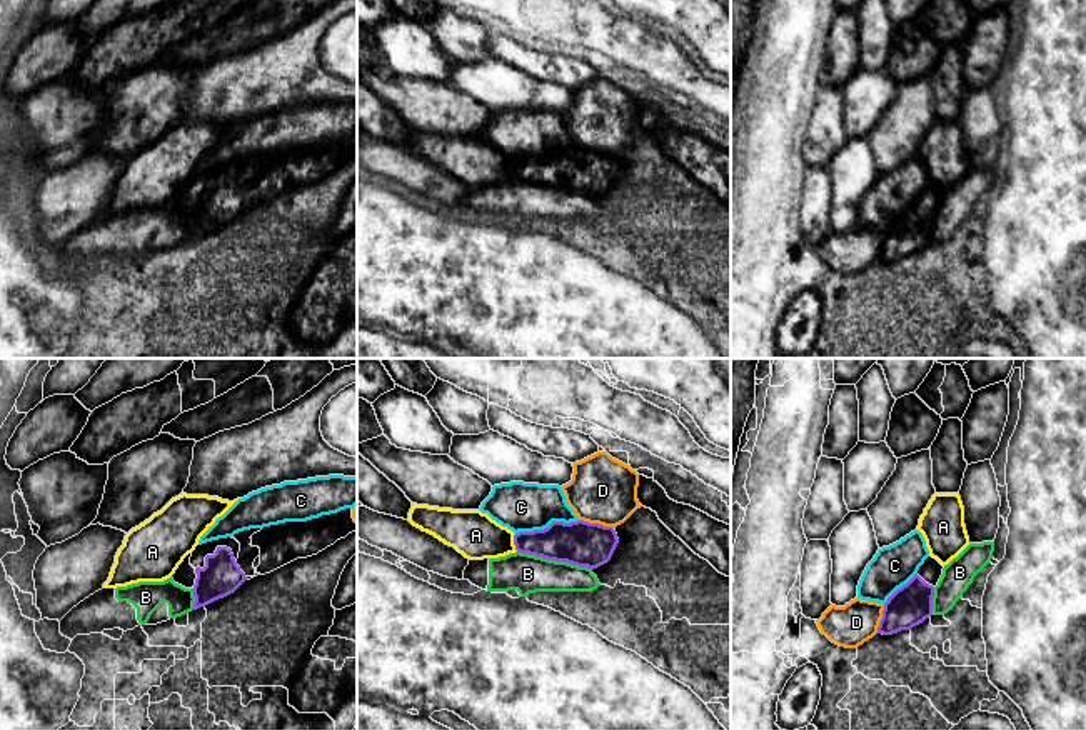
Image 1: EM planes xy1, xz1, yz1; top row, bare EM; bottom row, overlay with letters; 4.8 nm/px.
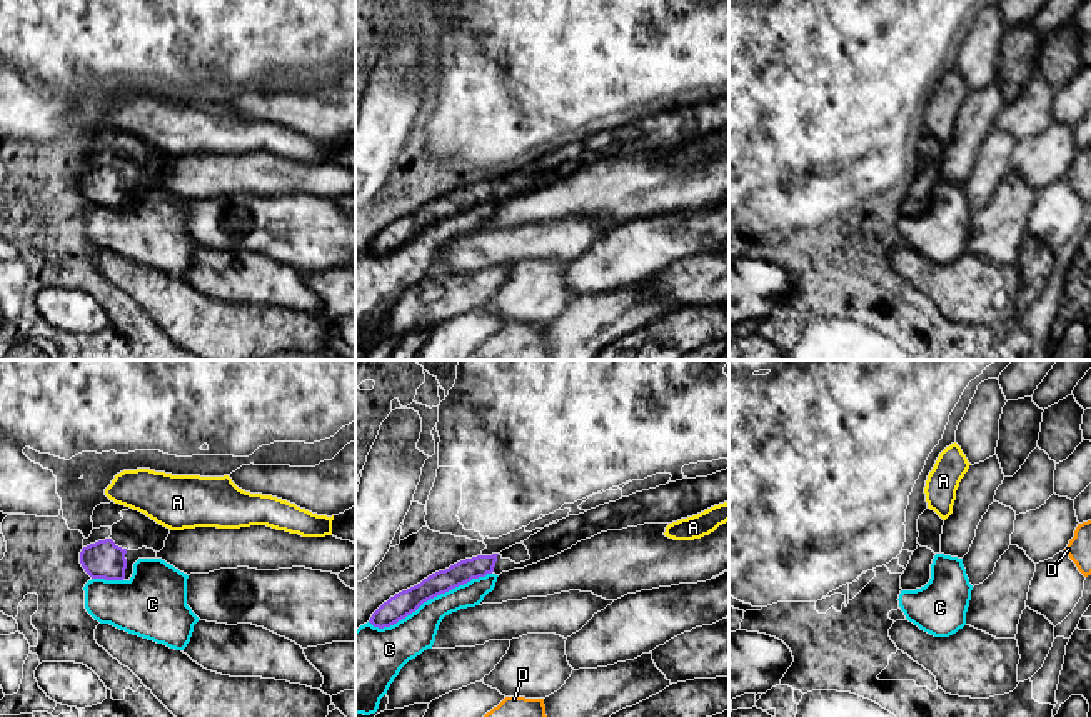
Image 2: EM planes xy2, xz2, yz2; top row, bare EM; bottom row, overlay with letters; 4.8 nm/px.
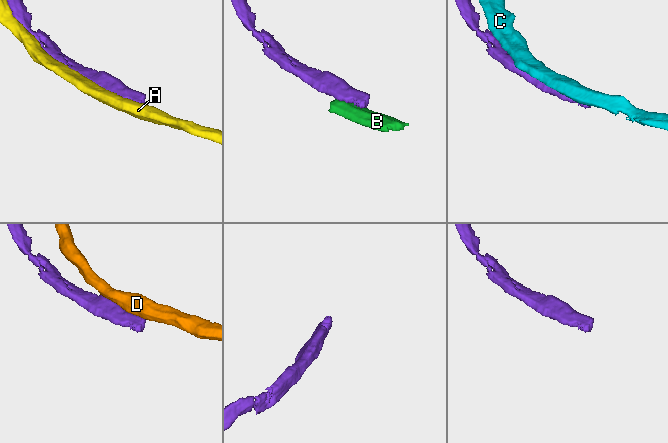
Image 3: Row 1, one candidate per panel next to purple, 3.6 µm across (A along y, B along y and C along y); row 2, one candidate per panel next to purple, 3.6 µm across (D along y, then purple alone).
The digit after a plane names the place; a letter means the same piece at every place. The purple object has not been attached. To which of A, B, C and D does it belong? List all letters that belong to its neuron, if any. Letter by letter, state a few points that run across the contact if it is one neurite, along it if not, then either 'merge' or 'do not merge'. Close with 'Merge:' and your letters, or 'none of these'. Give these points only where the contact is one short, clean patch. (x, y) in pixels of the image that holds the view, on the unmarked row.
A: do not merge
B: xz1 (517, 177), (586, 192), (591, 197) | do not merge
C: do not merge
D: do not merge
Merge: none of these

